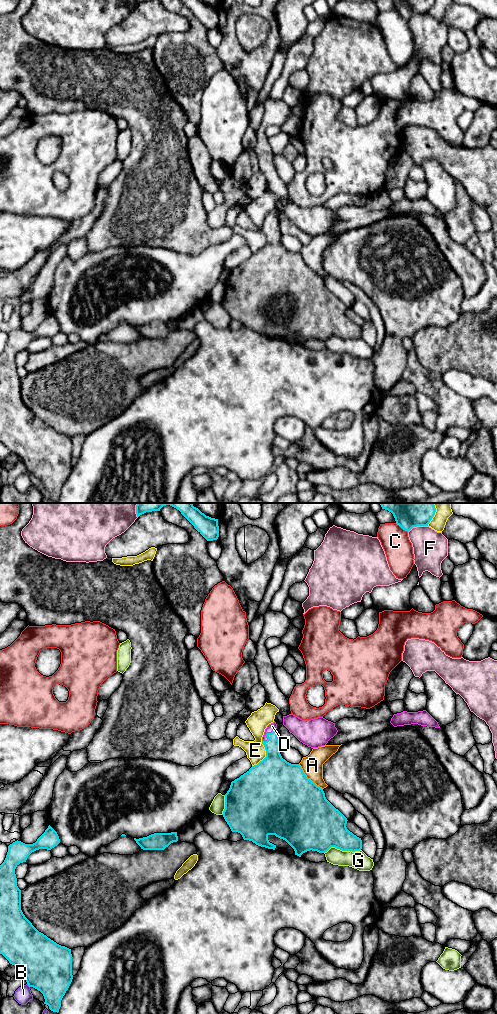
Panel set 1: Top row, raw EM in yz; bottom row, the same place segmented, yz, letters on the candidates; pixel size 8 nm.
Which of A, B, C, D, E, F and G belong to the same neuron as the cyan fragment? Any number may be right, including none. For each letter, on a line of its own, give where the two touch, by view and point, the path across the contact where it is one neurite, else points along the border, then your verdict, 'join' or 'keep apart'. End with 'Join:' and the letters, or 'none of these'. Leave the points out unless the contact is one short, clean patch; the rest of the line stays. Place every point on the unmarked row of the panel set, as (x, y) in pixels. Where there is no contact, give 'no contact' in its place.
A: meets cyan in yz at (307, 266); keep apart
B: meets cyan in yz at (28, 473); keep apart
C: meets cyan in yz at (401, 15); keep apart
D: meets cyan in yz at (266, 223); runs through yz (273, 253), (273, 237), (266, 223), (272, 214); join
E: meets cyan in yz at (266, 243); keep apart
F: meets cyan in yz at (417, 13); keep apart
G: meets cyan in yz at (342, 338); keep apart
Join: D

